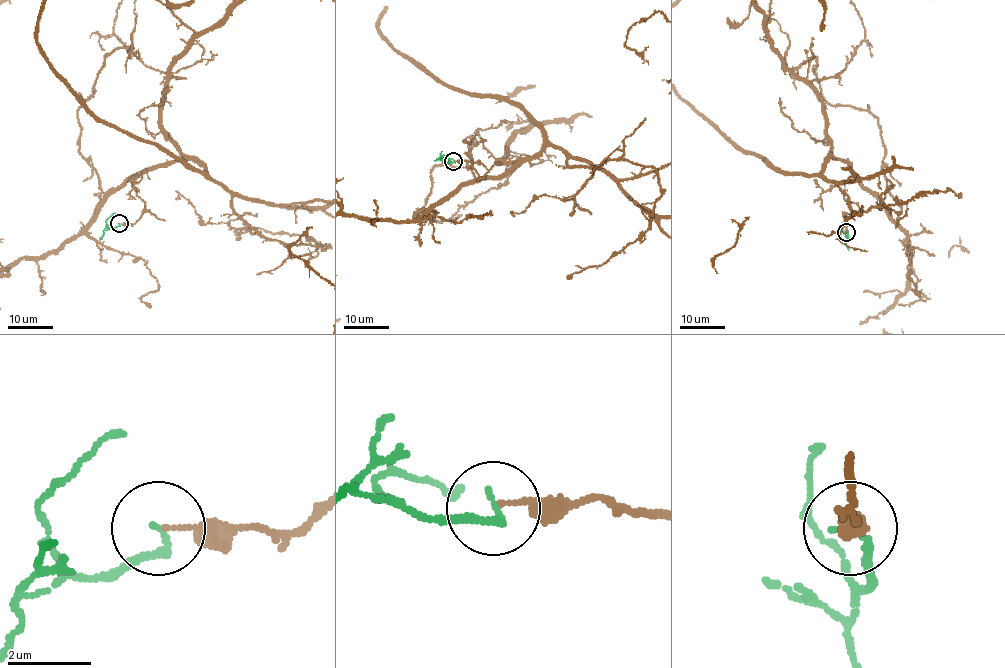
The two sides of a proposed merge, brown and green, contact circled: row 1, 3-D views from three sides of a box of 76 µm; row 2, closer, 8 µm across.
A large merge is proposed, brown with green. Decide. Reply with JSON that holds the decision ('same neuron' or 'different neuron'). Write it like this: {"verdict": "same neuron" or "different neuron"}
{"verdict": "different neuron"}

